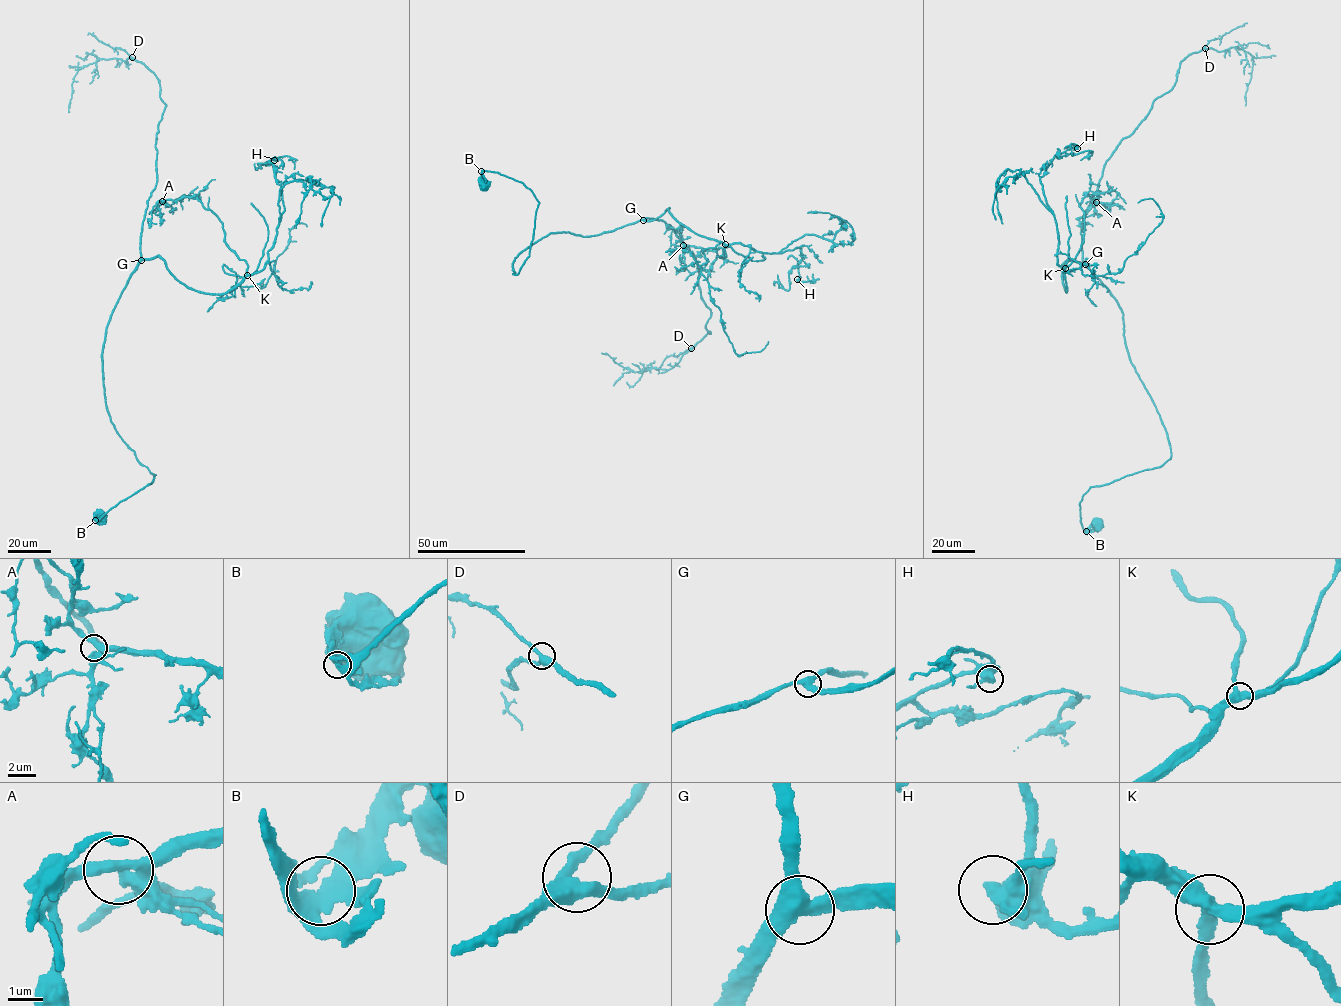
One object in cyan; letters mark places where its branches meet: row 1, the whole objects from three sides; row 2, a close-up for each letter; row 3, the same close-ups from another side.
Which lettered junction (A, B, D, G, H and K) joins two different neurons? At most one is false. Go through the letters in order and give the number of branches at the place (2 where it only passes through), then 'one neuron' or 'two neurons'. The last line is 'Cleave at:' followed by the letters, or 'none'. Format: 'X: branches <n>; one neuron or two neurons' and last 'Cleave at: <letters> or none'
A: branches 3; one neuron
B: branches 3; one neuron
D: branches 3; one neuron
G: branches 3; one neuron
H: branches 3; one neuron
K: branches 3; one neuron
Cleave at: none

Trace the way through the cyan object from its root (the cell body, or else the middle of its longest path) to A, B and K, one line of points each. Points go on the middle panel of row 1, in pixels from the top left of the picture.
A: (484, 184), (498, 172), (539, 202), (514, 274), (551, 233), (669, 208), (726, 255), (683, 245)
B: (484, 184), (482, 171)
K: (484, 184), (498, 172), (539, 202), (514, 274), (551, 233), (668, 208), (725, 244)

